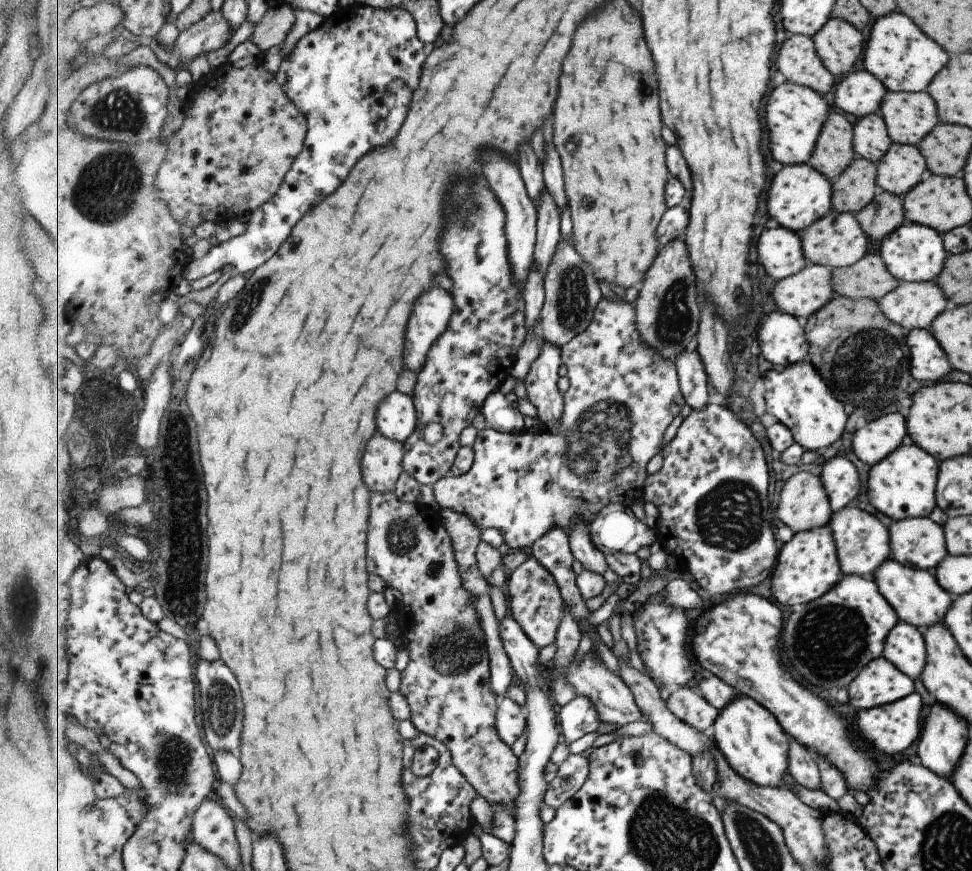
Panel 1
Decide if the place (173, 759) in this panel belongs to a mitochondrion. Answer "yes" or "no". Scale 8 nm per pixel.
yes

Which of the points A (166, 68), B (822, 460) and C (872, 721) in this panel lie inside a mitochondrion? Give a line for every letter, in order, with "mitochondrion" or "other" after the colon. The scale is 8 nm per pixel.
A: other
B: other
C: other

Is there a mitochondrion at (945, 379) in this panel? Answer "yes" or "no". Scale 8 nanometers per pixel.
no

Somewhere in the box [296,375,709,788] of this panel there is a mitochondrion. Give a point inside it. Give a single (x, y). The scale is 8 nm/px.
(596, 449)

